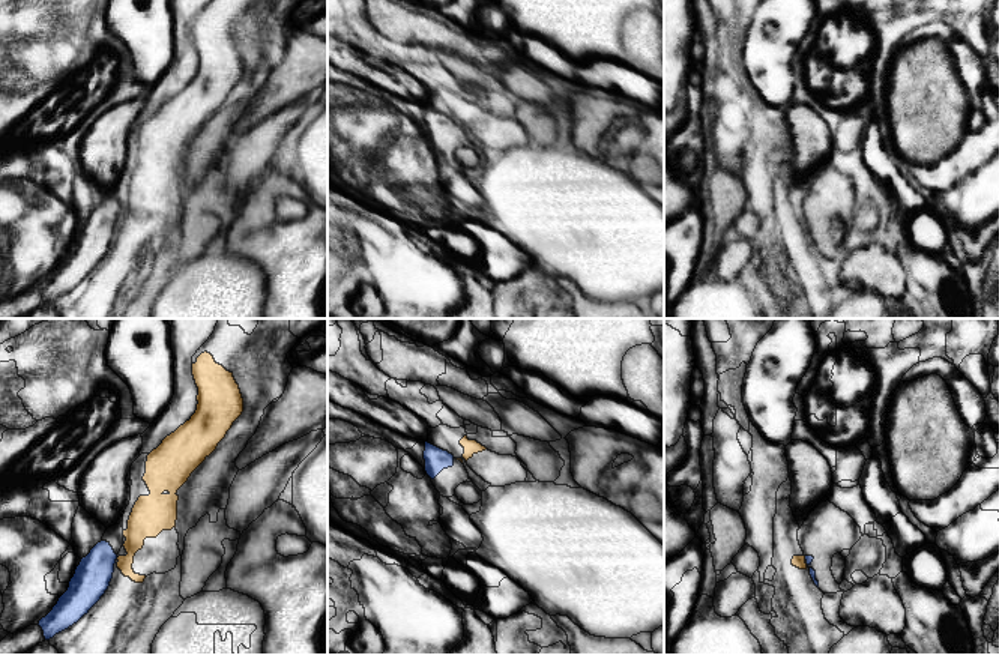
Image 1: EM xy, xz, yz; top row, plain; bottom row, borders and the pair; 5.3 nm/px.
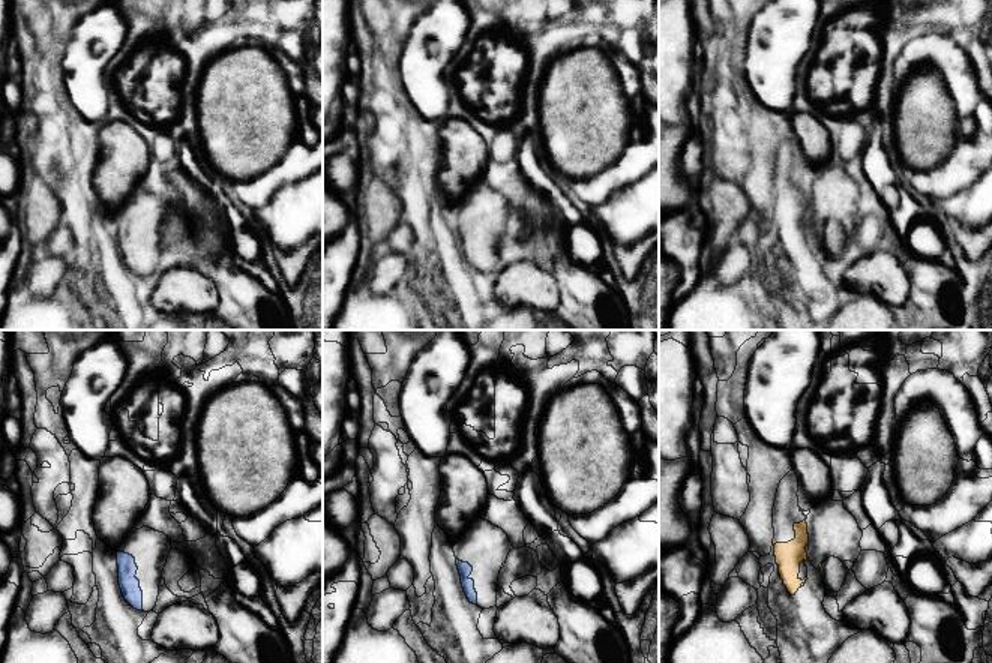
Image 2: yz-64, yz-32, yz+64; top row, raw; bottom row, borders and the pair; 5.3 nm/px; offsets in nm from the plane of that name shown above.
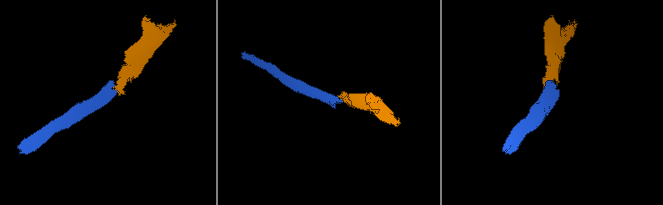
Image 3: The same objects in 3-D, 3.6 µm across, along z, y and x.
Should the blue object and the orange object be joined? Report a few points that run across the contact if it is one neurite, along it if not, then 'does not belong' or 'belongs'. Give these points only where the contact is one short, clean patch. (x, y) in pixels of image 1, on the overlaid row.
yz (804, 556), (805, 559) | does not belong

